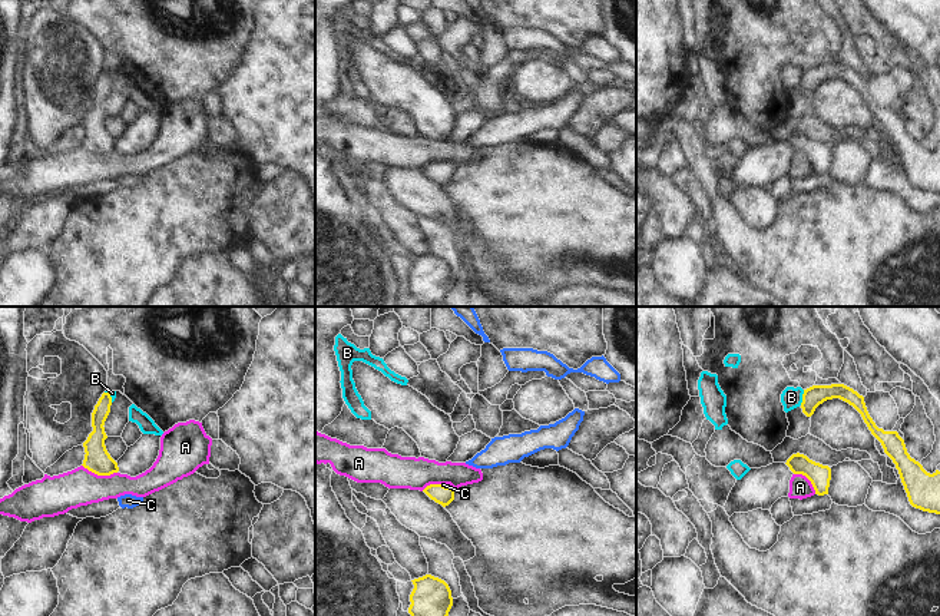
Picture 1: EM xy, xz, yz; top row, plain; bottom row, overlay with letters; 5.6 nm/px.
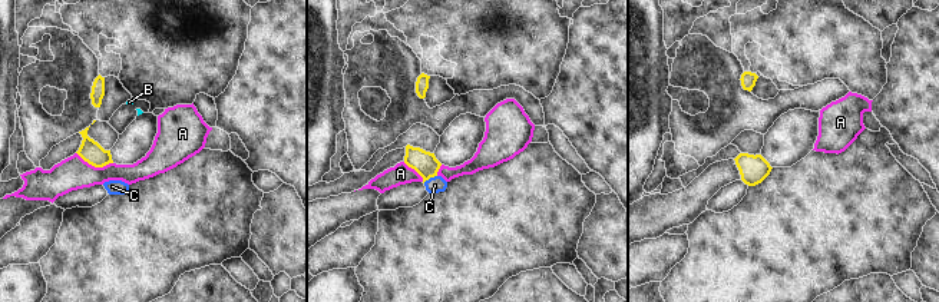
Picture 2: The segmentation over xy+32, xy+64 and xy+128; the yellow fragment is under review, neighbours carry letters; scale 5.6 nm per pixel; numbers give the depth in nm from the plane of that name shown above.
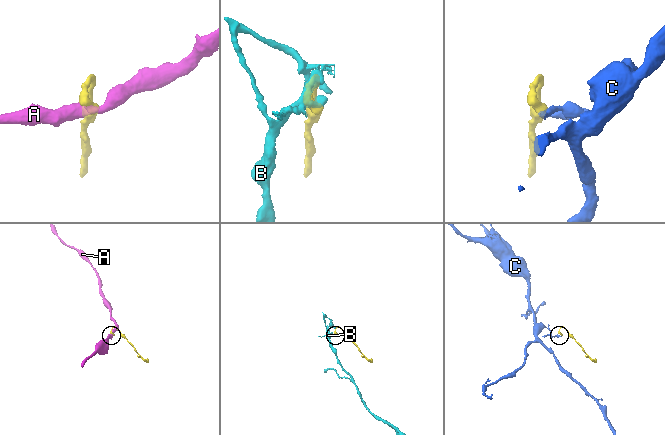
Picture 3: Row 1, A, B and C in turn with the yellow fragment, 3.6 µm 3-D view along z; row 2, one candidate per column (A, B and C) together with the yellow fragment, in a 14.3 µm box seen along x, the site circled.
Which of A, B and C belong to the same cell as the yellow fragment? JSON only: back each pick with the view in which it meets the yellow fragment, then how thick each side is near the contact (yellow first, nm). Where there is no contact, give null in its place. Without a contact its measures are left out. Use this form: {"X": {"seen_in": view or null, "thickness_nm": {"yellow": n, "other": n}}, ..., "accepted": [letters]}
{"C": {"seen_in": "xz", "thickness_nm": {"yellow": 110, "other": 20}}, "accepted": ["C"]}

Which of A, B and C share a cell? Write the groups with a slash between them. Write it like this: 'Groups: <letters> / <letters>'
Groups: A / B / C

